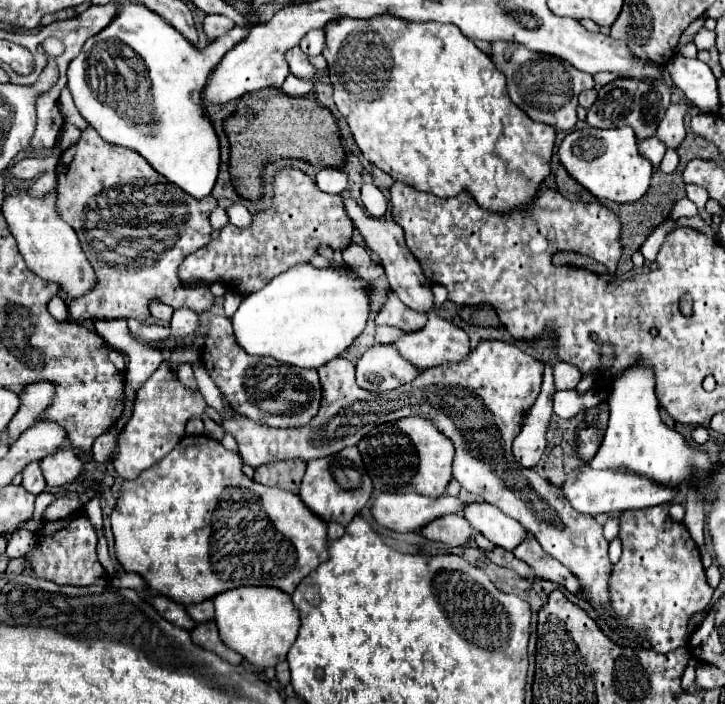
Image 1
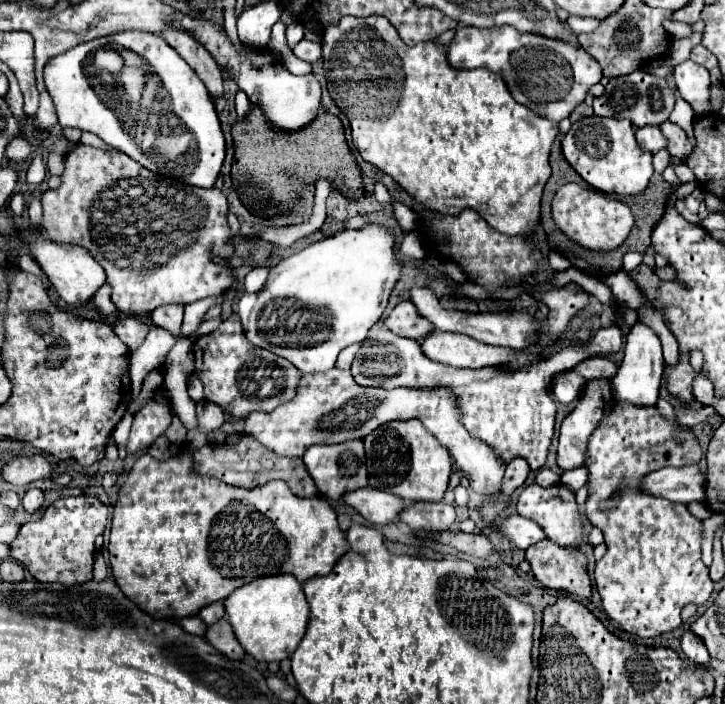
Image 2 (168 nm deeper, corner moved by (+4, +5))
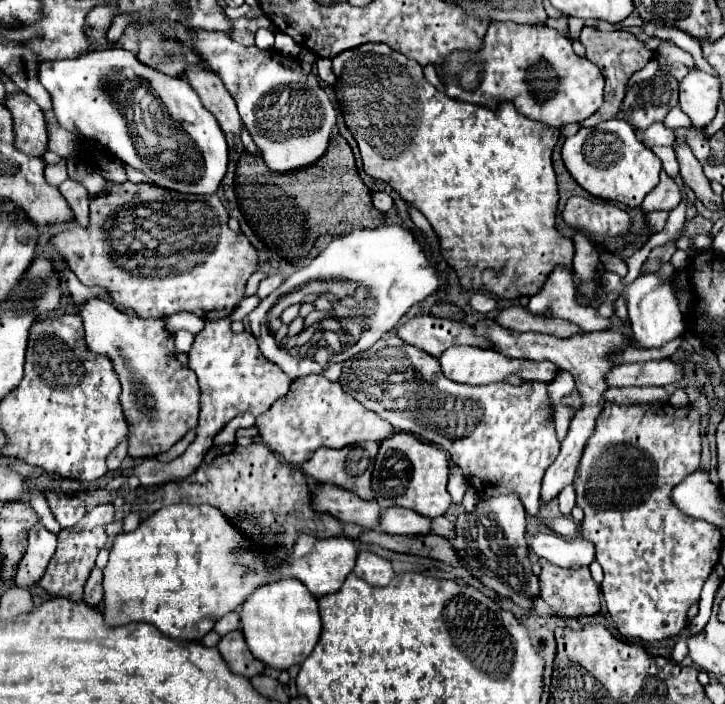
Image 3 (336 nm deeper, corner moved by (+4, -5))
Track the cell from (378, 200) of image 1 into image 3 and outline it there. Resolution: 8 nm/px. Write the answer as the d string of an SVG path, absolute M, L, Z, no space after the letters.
M374 192L372 194L372 200L374 200L374 206L380 210L380 212L388 212L392 208L392 198L386 194L386 192Z

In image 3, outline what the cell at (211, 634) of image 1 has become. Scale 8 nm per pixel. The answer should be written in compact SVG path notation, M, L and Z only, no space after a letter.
M234 630L234 632L226 634L226 636L222 636L222 640L218 644L218 650L224 656L224 660L228 662L230 670L240 674L240 676L252 678L252 676L262 674L264 668L266 668L266 664L260 662L258 658L254 658L252 652L248 650L242 630Z

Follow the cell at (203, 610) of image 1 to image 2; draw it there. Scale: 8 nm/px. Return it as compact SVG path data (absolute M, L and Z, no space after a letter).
M212 602L208 606L204 606L200 612L198 612L200 618L204 618L206 624L214 624L216 620L220 620L224 616L224 604L222 602Z

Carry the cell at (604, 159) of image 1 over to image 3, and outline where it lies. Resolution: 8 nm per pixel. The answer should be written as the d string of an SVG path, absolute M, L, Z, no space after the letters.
M618 118L600 122L594 128L580 128L574 136L566 138L562 146L562 160L570 176L592 196L602 200L622 202L624 206L636 208L644 196L658 184L662 170L660 158L636 138L636 130Z

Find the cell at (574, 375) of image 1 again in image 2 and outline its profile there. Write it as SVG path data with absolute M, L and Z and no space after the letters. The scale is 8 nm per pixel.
M594 356L594 358L586 358L584 362L580 362L576 368L572 368L572 372L580 374L586 380L612 378L616 374L616 364L604 356Z

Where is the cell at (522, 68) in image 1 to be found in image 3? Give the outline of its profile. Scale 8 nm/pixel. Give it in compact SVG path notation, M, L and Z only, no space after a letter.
M490 24L480 52L484 78L480 88L474 92L462 90L454 78L450 78L468 64L468 58L464 54L450 56L446 64L448 70L444 70L442 76L450 98L486 108L496 108L500 102L512 102L522 116L540 120L554 128L582 122L602 104L604 78L600 70L592 62L580 58L572 50L572 42L546 24Z

